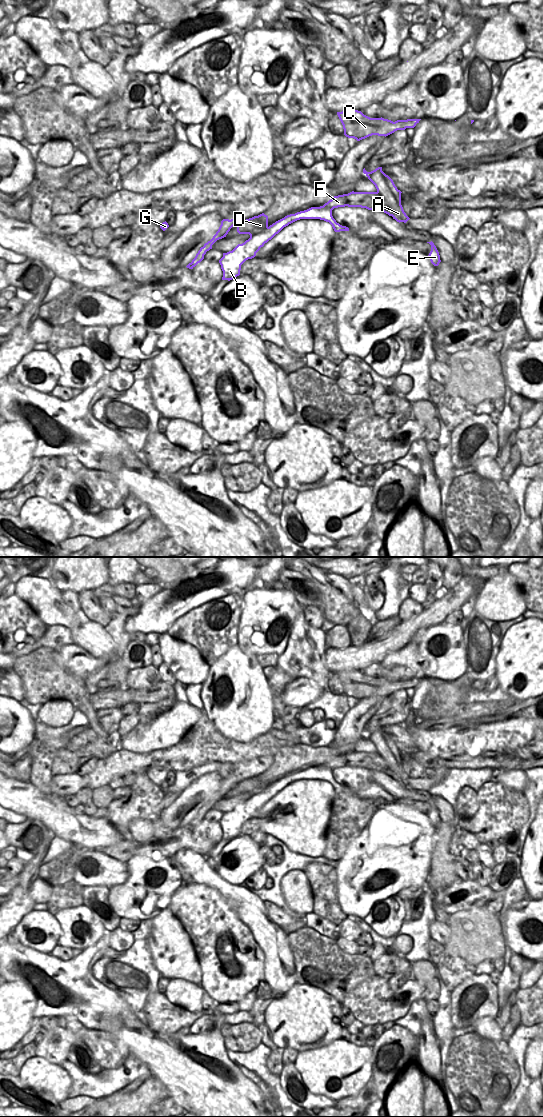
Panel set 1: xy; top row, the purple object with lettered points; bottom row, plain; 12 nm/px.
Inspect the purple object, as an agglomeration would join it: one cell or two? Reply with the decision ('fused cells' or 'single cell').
fused cells

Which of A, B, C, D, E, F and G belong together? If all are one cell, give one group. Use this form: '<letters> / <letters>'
A C E / B D F G

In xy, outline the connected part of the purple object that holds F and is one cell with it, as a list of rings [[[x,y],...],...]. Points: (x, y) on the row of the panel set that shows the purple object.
[[[350,192],[348,194],[334,196],[320,207],[311,207],[307,210],[290,214],[268,225],[268,216],[264,213],[237,223],[235,219],[223,219],[213,238],[200,248],[195,258],[186,267],[193,269],[204,259],[207,251],[219,239],[226,237],[233,226],[237,226],[239,234],[249,234],[250,238],[242,244],[238,244],[232,251],[223,253],[219,260],[223,271],[222,280],[232,280],[240,275],[241,265],[248,259],[256,256],[256,253],[278,234],[284,227],[300,219],[320,219],[329,222],[335,232],[349,231],[349,228],[336,222],[332,216],[332,210],[338,207],[361,207],[368,210],[381,211],[392,216],[387,201],[378,192]]]

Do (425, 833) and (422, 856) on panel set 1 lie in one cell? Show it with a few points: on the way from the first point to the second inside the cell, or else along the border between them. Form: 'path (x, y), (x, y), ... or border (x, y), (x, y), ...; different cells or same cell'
path (422, 839), (422, 850); same cell

